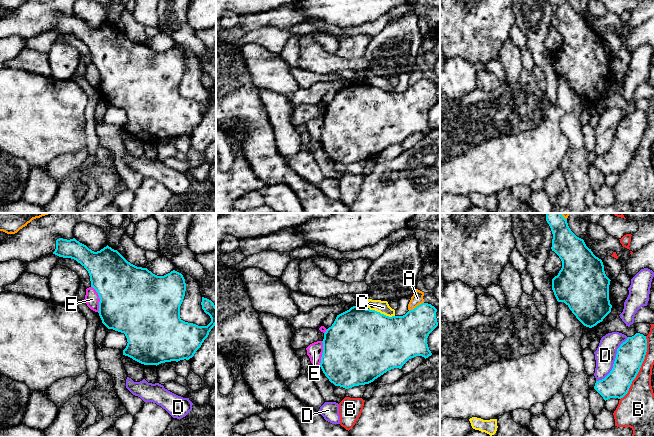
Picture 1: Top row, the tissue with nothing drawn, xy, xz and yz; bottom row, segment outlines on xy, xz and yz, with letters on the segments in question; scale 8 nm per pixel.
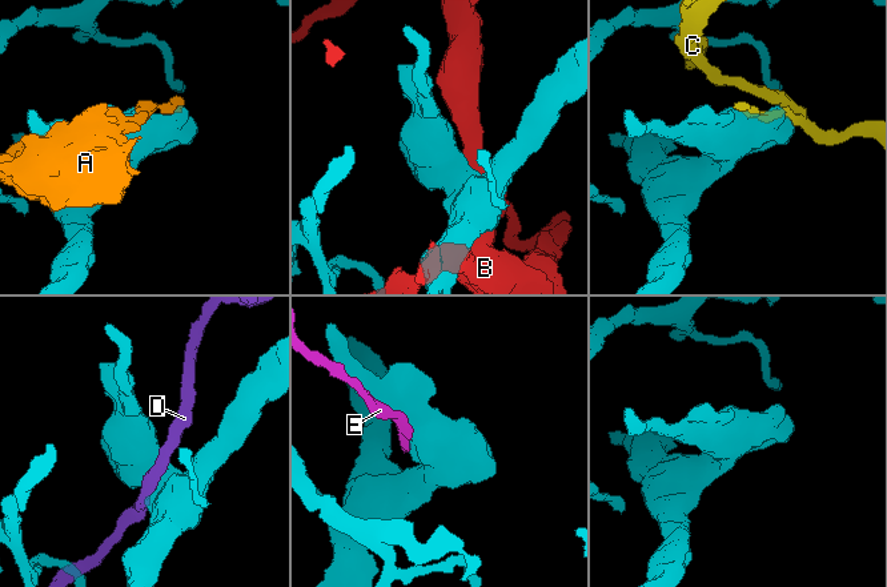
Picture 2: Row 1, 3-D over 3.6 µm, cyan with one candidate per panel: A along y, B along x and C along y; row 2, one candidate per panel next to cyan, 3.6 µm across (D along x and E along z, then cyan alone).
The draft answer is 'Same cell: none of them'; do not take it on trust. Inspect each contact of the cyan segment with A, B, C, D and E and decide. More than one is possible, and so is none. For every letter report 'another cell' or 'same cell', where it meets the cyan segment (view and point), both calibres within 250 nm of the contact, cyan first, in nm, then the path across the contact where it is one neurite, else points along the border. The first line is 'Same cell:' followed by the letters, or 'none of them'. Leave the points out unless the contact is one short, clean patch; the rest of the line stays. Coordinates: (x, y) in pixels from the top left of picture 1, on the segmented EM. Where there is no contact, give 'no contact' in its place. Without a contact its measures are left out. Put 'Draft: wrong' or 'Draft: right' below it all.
Same cell: none of them
A: another cell; contact xz (417, 306); calibres 320 and 90 nm
B: another cell; contact yz (640, 367); calibres 220 and 220 nm
C: another cell; contact xz (382, 314); calibres 500 and 100 nm
D: another cell; contact yz (614, 361); calibres 220 and 170 nm
E: another cell; contact xy (100, 299); calibres 500 and 120 nm; border xy (91, 286), (99, 298), (98, 311)
Draft: right

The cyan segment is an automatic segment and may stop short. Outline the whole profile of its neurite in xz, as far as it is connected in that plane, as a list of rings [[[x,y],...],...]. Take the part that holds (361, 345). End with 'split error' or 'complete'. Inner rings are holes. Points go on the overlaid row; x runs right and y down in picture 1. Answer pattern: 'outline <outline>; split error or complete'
outline [[[422,303],[403,316],[386,316],[362,306],[353,306],[337,315],[324,333],[320,367],[335,386],[345,389],[365,385],[387,371],[399,368],[411,358],[432,355],[427,344],[429,334],[438,326],[437,309]]]; complete

